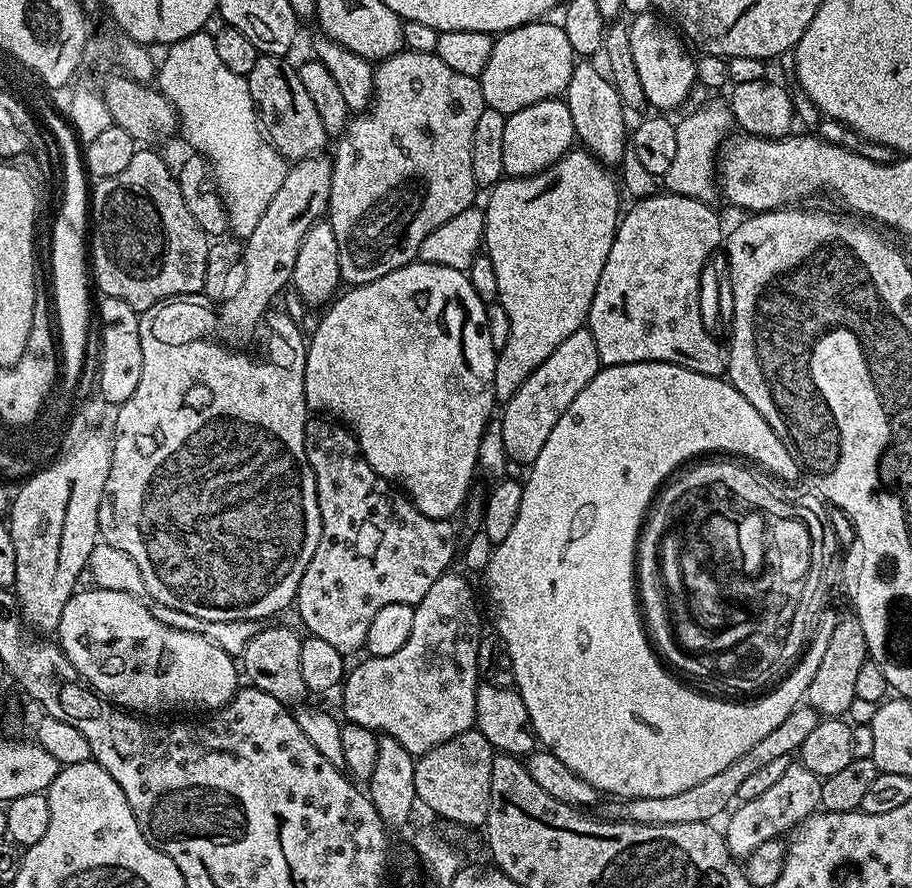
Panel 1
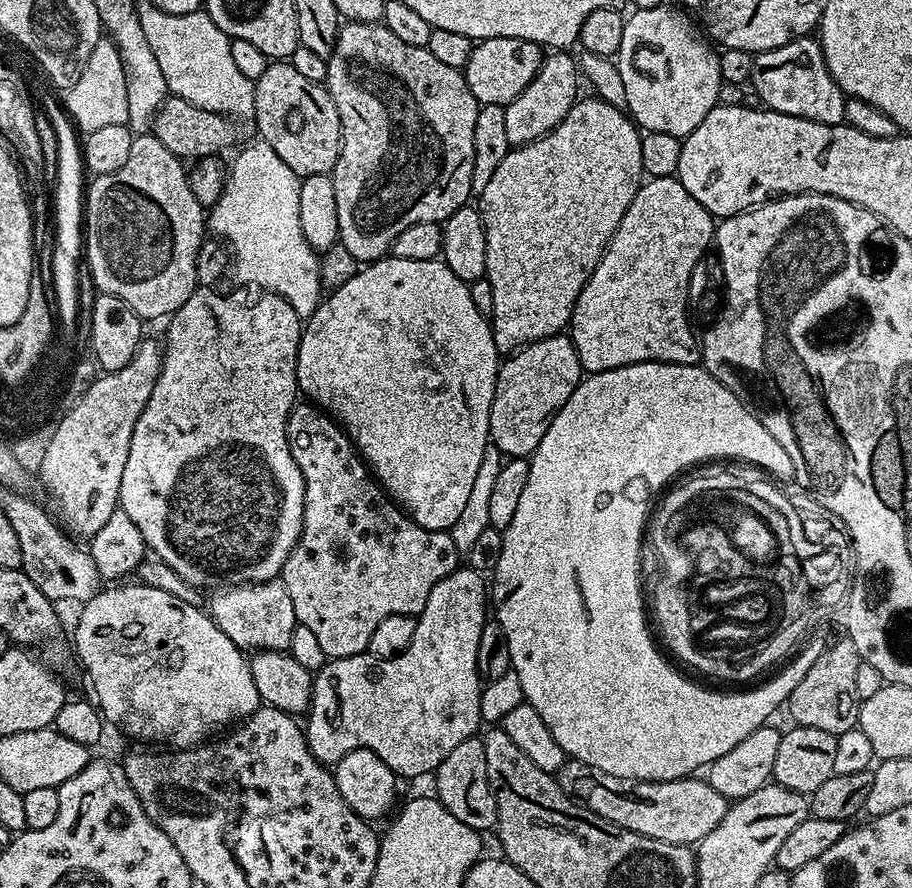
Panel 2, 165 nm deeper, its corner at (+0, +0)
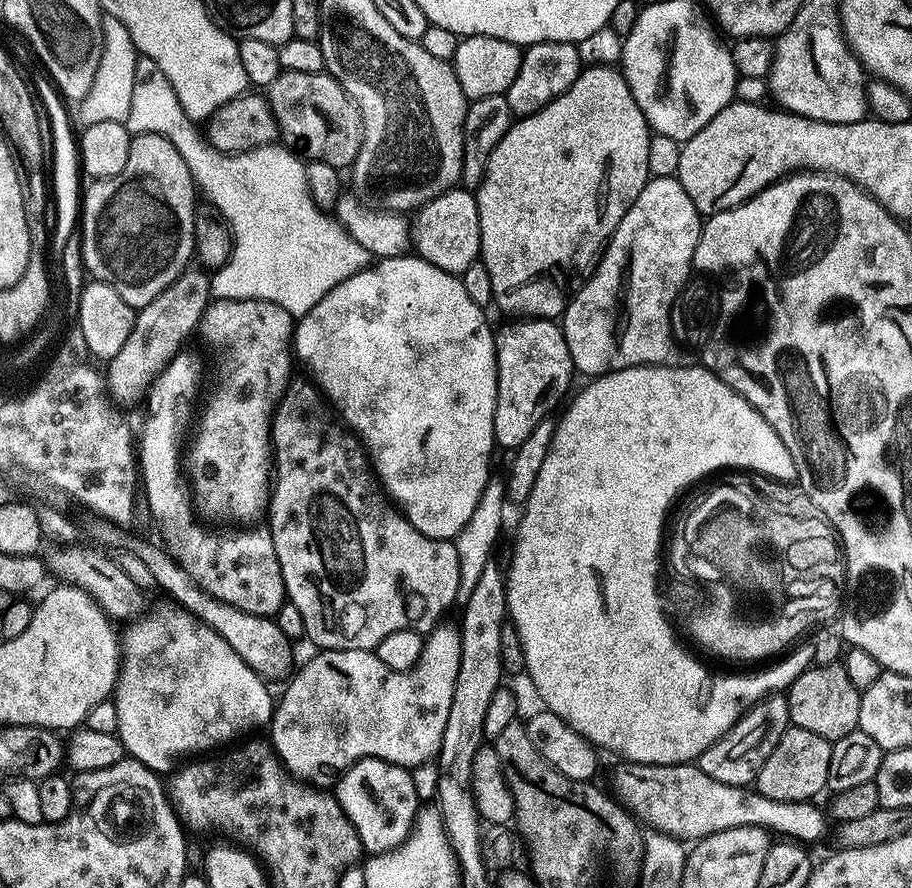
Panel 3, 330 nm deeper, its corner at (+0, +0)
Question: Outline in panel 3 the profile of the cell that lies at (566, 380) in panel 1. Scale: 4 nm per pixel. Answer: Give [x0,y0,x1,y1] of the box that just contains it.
[494,318,574,450]

